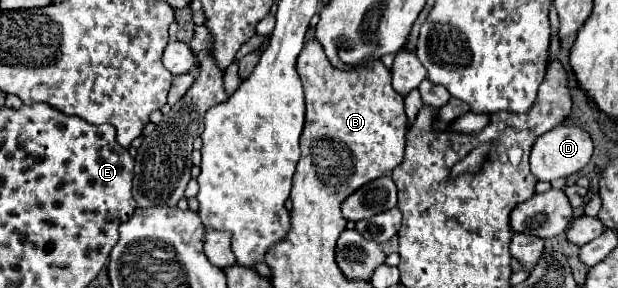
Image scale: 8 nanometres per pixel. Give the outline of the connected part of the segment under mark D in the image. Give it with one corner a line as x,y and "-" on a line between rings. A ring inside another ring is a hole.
559,124
535,140
529,158
531,172
537,176
537,180
547,180
547,182
555,178
567,178
579,172
589,162
591,154
593,154
593,142
583,128
575,124

